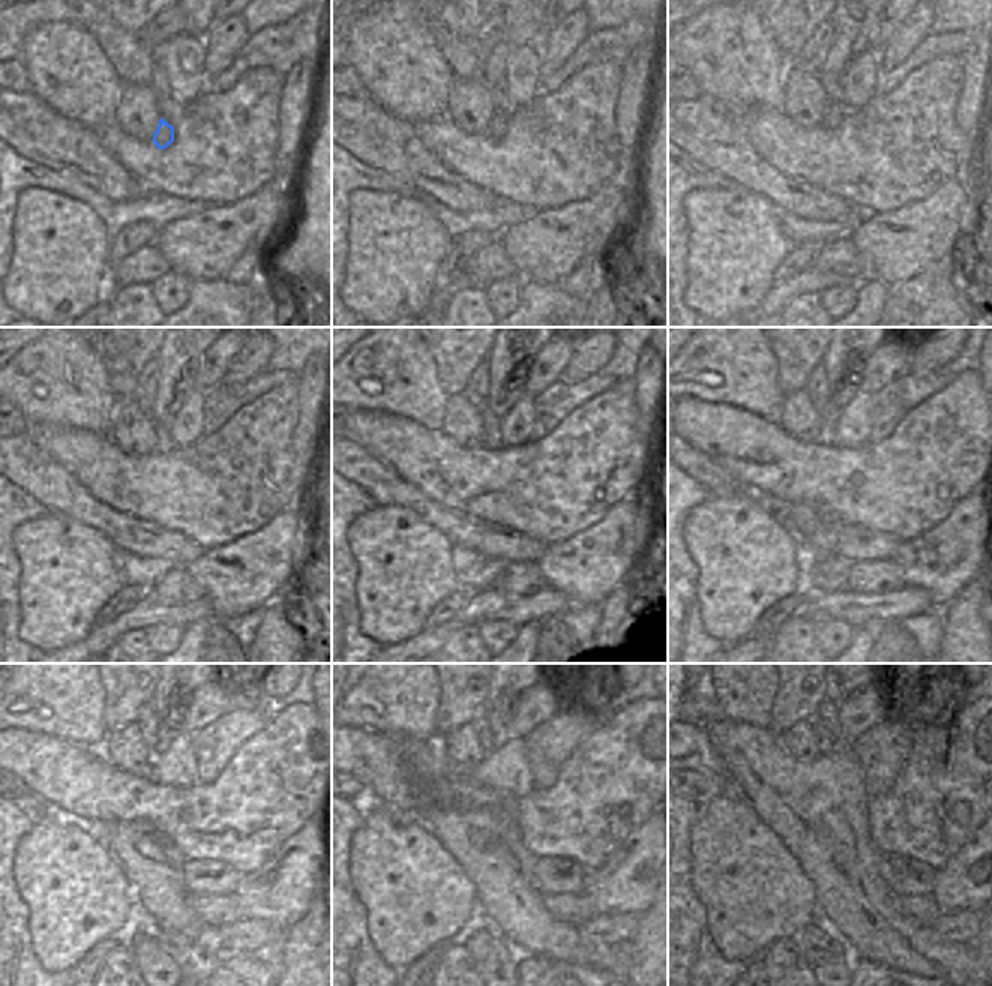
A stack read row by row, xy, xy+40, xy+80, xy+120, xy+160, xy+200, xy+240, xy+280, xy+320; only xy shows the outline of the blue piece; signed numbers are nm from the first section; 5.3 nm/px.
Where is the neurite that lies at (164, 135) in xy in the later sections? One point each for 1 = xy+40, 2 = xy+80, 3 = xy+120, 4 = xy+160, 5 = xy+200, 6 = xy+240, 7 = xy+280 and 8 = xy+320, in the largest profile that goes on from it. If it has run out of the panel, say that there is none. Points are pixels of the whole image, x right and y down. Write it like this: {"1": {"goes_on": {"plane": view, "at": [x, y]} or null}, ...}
{"1": {"goes_on": {"plane": "xy+40", "at": [497, 128]}}, "2": {"goes_on": {"plane": "xy+80", "at": [835, 113]}}, "3": {"goes_on": {"plane": "xy+120", "at": [164, 444]}}, "4": {"goes_on": {"plane": "xy+160", "at": [491, 434]}}, "5": {"goes_on": {"plane": "xy+200", "at": [829, 414]}}, "6": {"goes_on": {"plane": "xy+240", "at": [162, 739]}}, "7": {"goes_on": {"plane": "xy+280", "at": [499, 730]}}, "8": {"goes_on": {"plane": "xy+320", "at": [826, 713]}}}

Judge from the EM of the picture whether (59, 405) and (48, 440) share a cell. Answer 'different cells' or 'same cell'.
different cells

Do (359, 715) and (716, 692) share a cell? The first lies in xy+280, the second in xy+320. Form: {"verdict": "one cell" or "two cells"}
{"verdict": "one cell"}

